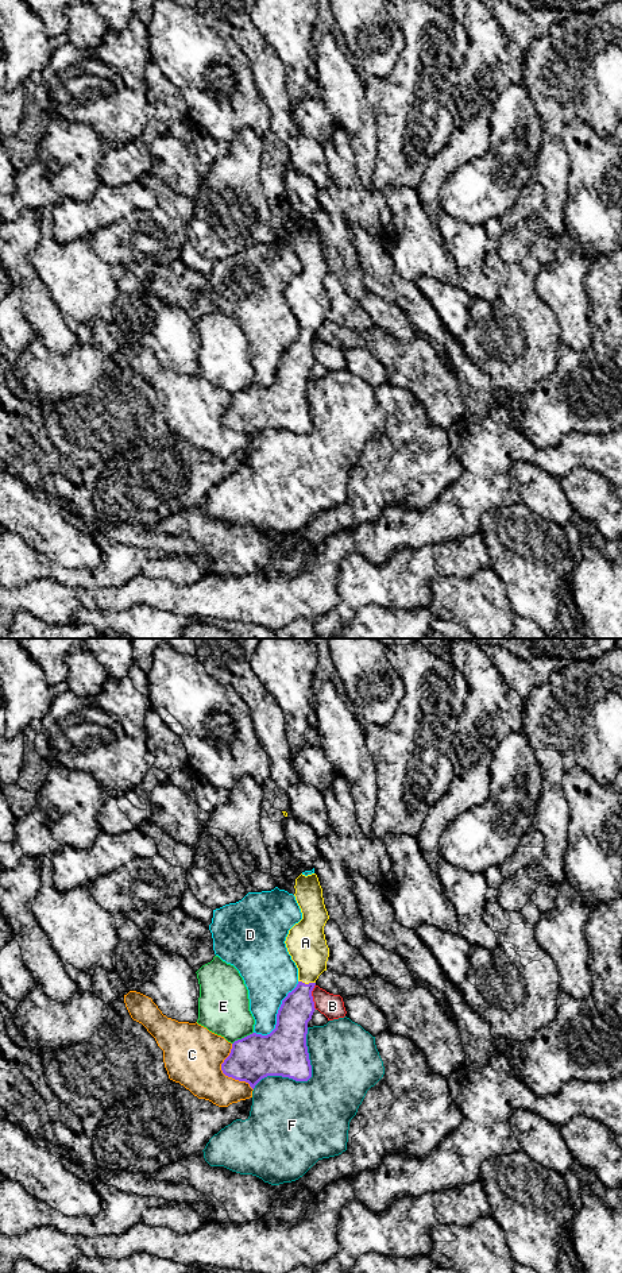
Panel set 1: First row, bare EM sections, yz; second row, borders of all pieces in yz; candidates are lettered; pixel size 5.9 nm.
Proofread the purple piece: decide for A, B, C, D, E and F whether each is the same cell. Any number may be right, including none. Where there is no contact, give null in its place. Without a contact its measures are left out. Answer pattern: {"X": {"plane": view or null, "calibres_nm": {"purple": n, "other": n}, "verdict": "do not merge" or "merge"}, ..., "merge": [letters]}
{"A": {"plane": "yz", "calibres_nm": {"purple": 190, "other": 240}, "verdict": "merge"}, "B": {"plane": "yz", "calibres_nm": {"purple": 190, "other": 140}, "verdict": "do not merge"}, "C": {"plane": "yz", "calibres_nm": {"purple": 280, "other": 340}, "verdict": "do not merge"}, "D": {"plane": "yz", "calibres_nm": {"purple": 280, "other": 300}, "verdict": "do not merge"}, "E": {"plane": "yz", "calibres_nm": {"purple": 280, "other": 300}, "verdict": "do not merge"}, "F": {"plane": "yz", "calibres_nm": {"purple": 280, "other": 500}, "verdict": "do not merge"}, "merge": ["A"]}

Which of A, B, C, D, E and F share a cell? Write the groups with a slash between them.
A / B / C / D / E / F

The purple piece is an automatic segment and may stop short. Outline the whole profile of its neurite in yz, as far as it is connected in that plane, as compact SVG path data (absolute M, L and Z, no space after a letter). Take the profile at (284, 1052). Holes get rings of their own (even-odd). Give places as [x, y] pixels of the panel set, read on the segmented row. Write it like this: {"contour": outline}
{"contour": "M301 873L294 888L302 919L289 930L285 944L298 968L298 984L282 1000L275 1029L267 1035L252 1033L235 1041L221 1064L225 1076L246 1081L252 1089L267 1076L295 1081L312 1077L306 1034L316 1010L312 991L318 976L327 971L329 957L324 934L329 915L316 873Z"}

